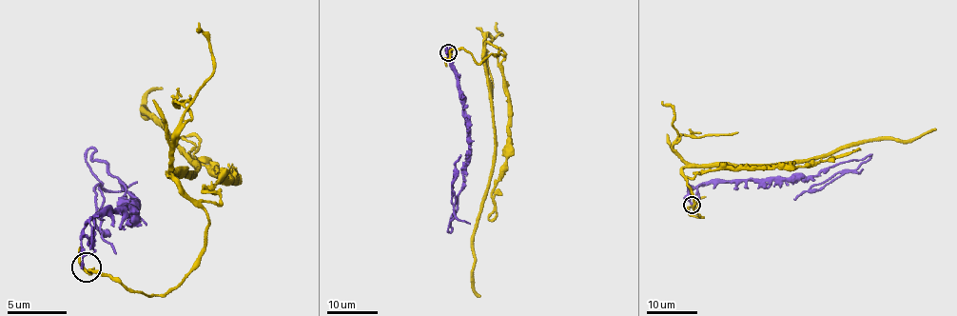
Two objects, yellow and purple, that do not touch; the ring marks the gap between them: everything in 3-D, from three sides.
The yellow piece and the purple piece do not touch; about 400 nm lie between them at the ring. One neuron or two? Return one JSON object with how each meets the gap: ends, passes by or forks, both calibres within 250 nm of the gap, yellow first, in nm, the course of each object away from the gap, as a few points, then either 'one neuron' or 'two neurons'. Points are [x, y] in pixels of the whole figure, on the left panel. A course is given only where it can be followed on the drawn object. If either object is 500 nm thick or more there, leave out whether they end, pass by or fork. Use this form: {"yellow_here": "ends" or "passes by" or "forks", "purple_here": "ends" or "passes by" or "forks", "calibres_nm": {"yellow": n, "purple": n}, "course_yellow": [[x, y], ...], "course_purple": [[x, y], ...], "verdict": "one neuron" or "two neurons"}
{"yellow_here": "passes by", "purple_here": "passes by", "calibres_nm": {"yellow": 220, "purple": 150}, "course_yellow": [[87, 269], [162, 296], [200, 248], [206, 213], [170, 177], [197, 168], [144, 112], [144, 97], [162, 86]], "course_purple": [[85, 266], [85, 227], [99, 213], [135, 204], [106, 163], [87, 163], [99, 187], [96, 216], [114, 251]], "verdict": "one neuron"}

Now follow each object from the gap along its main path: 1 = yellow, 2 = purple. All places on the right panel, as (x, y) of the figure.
1: (692, 206), (688, 211), (703, 217), (693, 206), (684, 167), (798, 163), (873, 139), (915, 139), (935, 128)
2: (692, 205), (689, 193), (711, 182), (813, 177), (844, 162), (864, 161), (820, 189), (802, 191), (793, 198)

